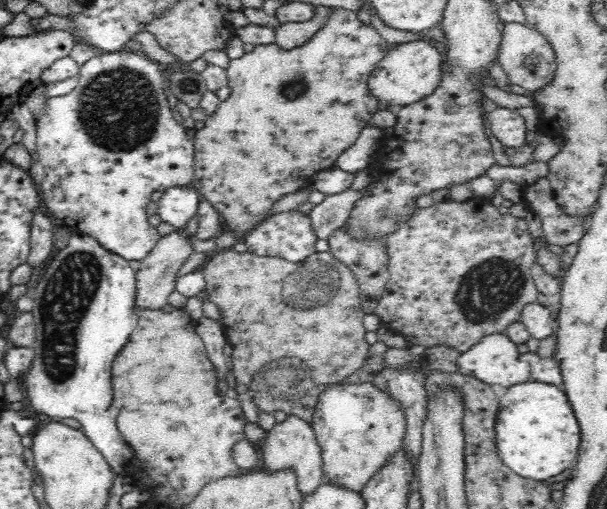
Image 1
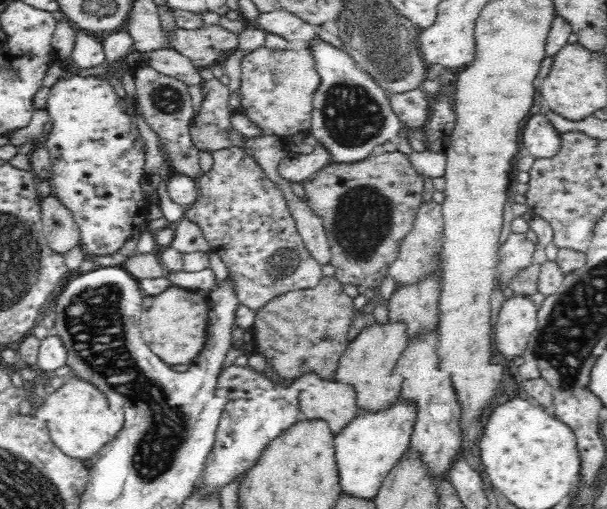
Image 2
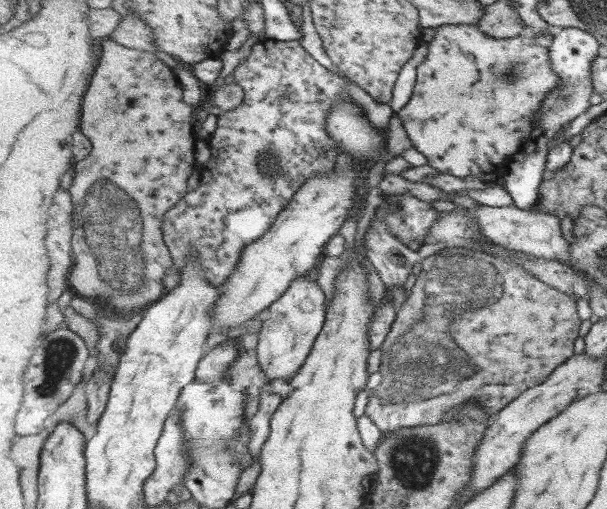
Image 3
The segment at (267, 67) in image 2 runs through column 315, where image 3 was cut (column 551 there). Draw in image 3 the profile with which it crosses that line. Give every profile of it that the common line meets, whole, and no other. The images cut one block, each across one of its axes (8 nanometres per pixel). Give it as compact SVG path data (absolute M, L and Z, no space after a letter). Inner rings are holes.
M479 24L441 25L435 32L435 38L429 43L429 56L419 64L413 96L397 112L403 128L414 148L426 157L428 165L441 174L459 178L491 172L503 174L507 164L534 134L543 102L561 87L561 77L553 69L548 42L520 35L507 40L493 38L485 34Z

